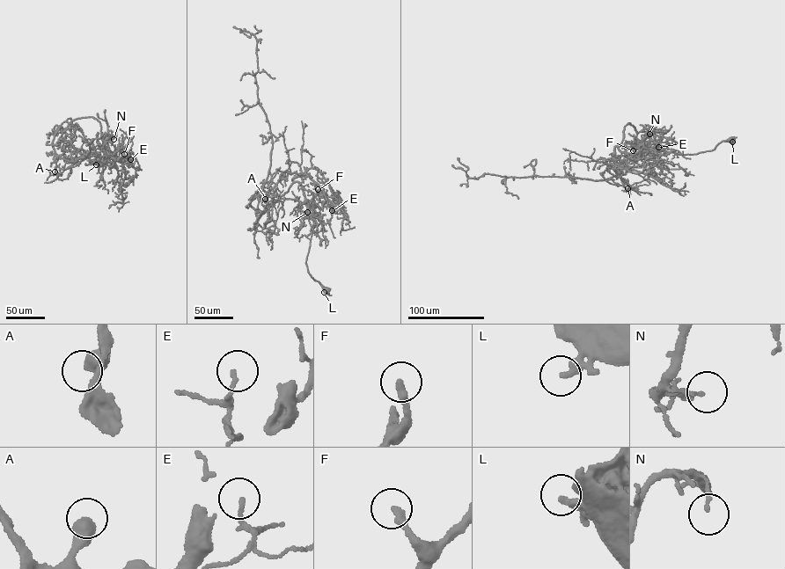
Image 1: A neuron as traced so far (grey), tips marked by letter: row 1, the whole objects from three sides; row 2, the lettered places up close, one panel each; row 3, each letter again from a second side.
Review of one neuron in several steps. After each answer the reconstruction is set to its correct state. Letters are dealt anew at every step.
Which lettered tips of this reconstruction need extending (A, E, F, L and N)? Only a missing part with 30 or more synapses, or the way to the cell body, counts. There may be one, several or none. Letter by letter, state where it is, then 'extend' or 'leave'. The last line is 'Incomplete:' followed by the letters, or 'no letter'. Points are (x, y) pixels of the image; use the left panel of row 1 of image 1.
A: (55, 171) | leave
E: (130, 159) | leave
F: (124, 154) | extend
L: (96, 164) | leave
N: (113, 139) | leave
Incomplete: F

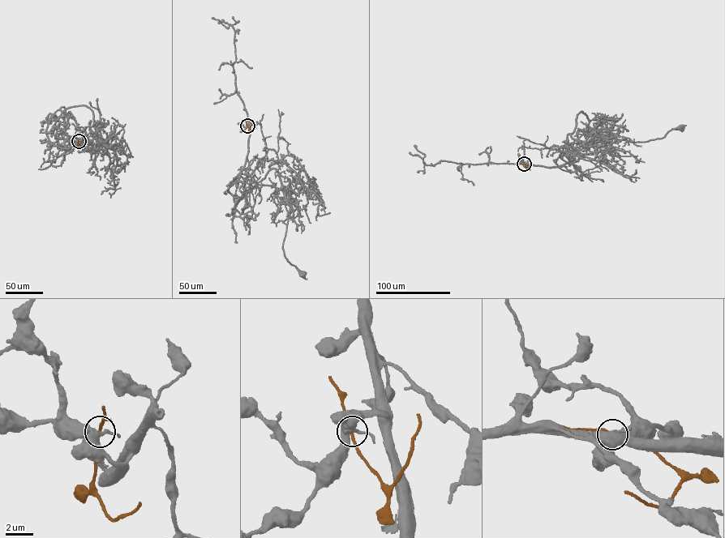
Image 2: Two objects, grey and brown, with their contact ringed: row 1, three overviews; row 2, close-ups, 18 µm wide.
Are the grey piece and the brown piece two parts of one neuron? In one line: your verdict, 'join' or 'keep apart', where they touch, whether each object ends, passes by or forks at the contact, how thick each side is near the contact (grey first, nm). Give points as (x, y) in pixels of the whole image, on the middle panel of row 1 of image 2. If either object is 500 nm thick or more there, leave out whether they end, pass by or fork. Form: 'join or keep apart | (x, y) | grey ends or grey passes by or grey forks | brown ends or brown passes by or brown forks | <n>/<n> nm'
keep apart | (247, 125) | grey forks | brown passes by | 360/180 nm

